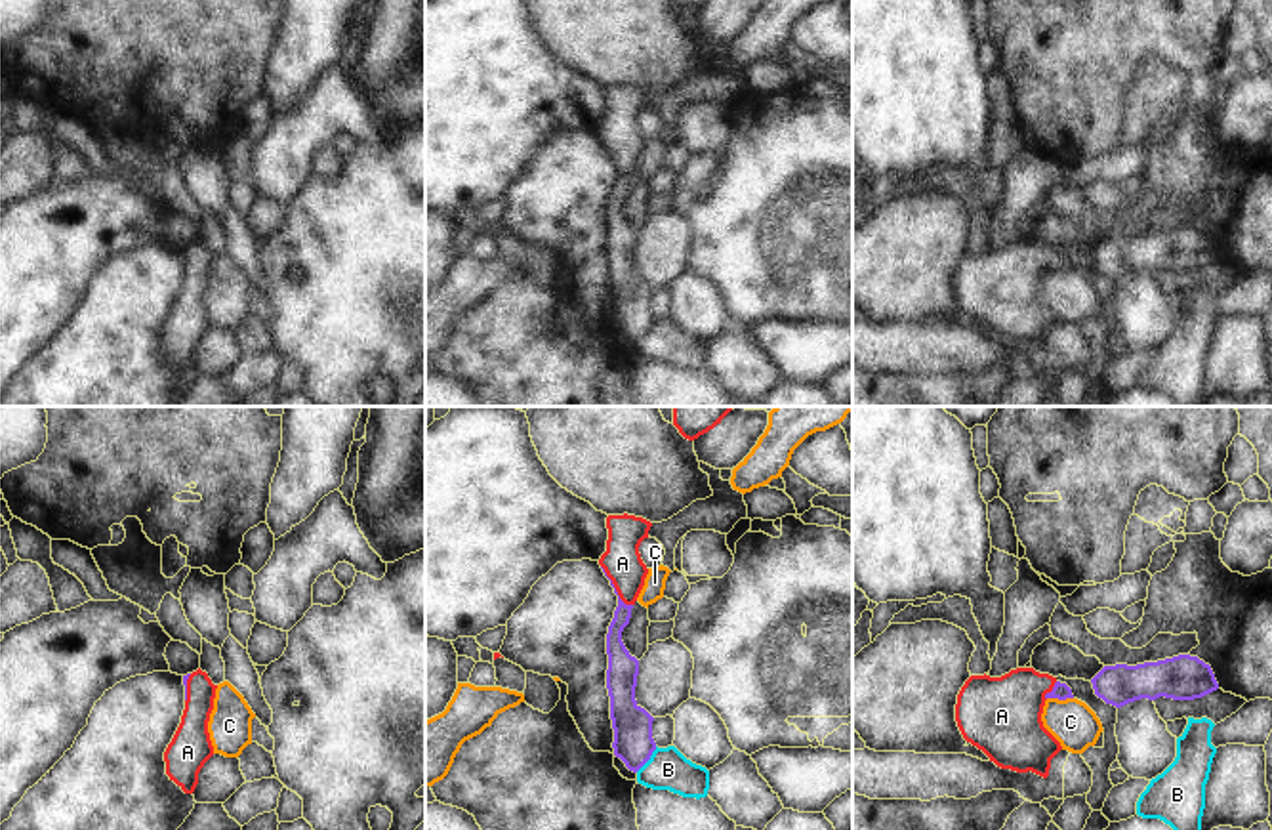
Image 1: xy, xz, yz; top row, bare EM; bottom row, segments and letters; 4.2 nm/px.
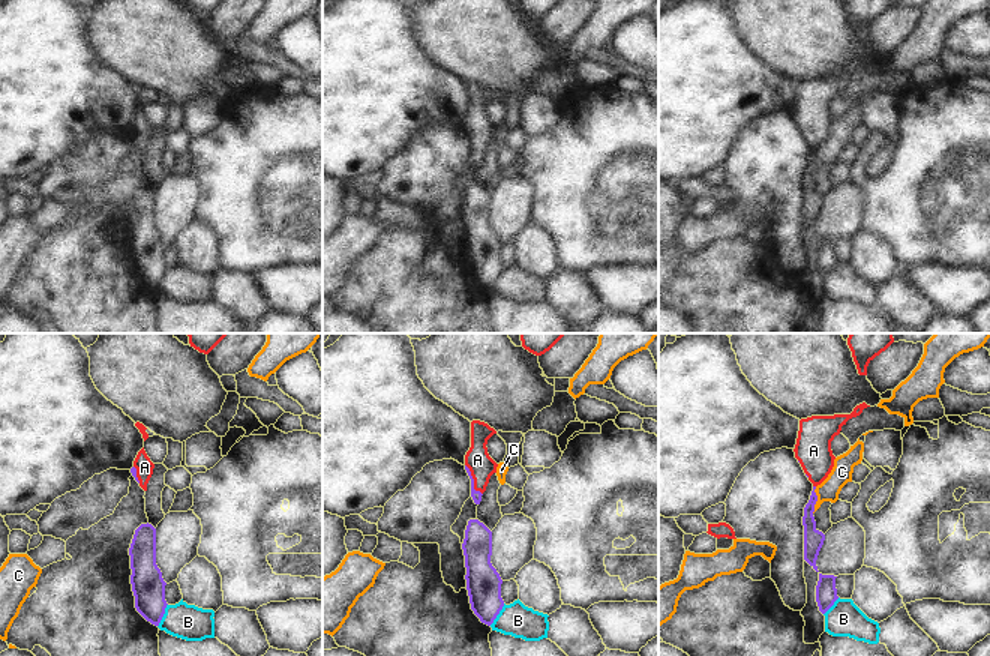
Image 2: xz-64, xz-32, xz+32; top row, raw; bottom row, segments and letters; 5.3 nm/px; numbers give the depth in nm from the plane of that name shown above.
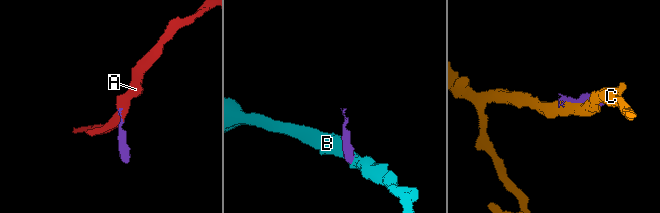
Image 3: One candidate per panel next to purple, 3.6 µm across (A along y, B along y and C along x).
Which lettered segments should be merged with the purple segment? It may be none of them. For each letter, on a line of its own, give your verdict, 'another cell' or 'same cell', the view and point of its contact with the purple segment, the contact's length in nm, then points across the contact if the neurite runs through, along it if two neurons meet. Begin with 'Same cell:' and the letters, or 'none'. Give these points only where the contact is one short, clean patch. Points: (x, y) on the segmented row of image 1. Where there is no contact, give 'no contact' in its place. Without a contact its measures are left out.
Same cell: A
A: same cell; contact xz (615, 588); length 220 nm; way xz (615, 645), (622, 615), (615, 588), (622, 580), (622, 563)
B: another cell; contact xz (647, 760); length 140 nm; border xz (656, 746), (636, 771)
C: another cell; contact yz (1061, 699); length 110 nm; border yz (1047, 697), (1072, 699)

